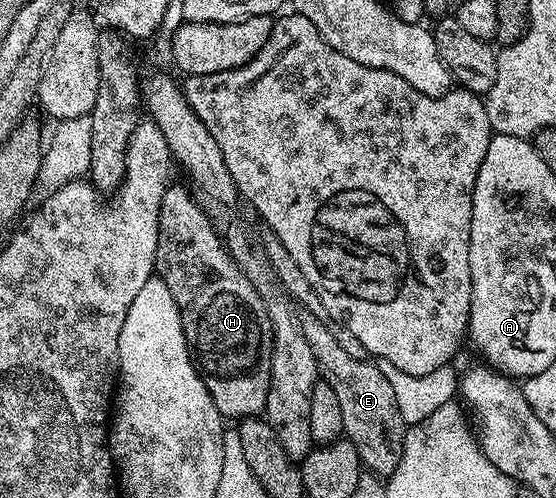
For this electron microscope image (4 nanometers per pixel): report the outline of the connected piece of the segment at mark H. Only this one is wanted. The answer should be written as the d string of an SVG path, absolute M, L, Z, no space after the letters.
M173 183L161 195L155 273L177 303L187 347L219 412L227 419L258 417L267 408L271 382L267 305L259 298L254 280L227 252L220 230L211 226L208 210L183 185Z

